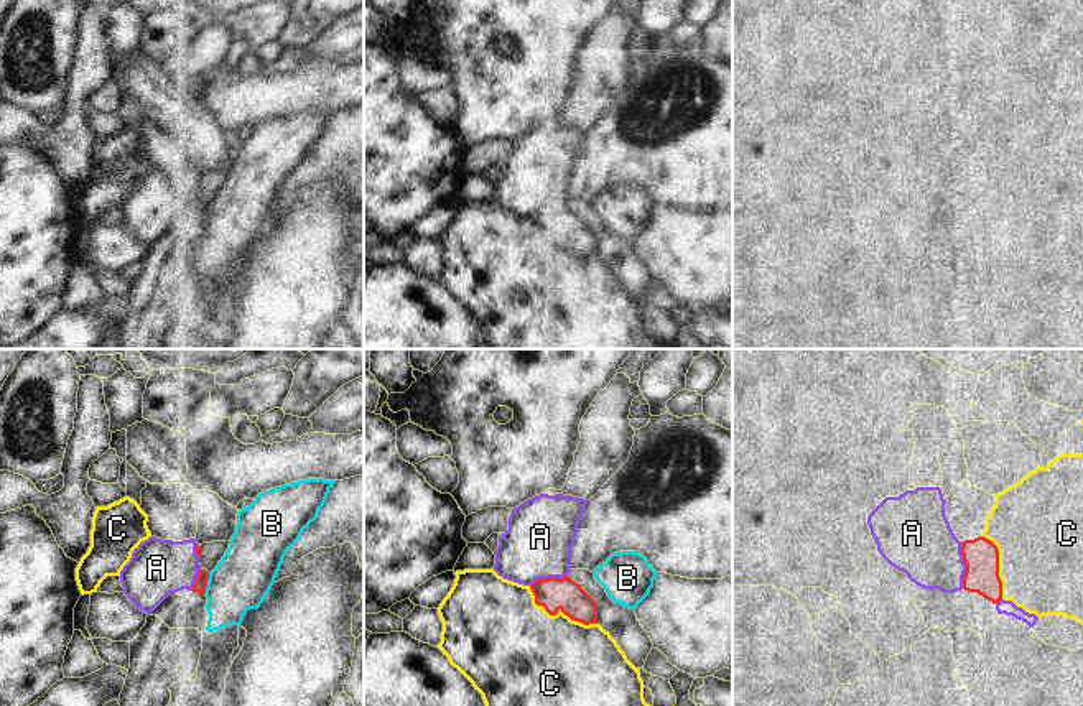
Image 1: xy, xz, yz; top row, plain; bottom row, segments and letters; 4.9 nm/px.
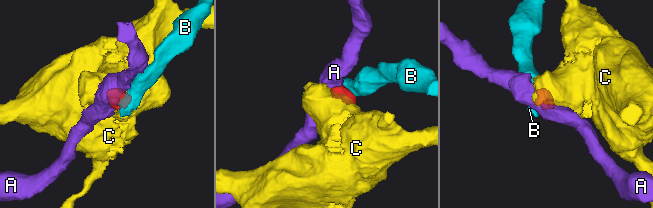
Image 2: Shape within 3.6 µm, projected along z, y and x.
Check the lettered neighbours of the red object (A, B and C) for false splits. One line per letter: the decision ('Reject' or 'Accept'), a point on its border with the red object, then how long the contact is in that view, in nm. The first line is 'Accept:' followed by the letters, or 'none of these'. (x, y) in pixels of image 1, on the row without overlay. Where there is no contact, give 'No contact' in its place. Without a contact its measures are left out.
Accept: none of these
A: Reject. Touches red at yz (965, 195). Shared border 240 nm
B: Reject. Touches red at xy (206, 214). Shared border 110 nm
C: Reject. Touches red at xz (557, 244). Shared border 380 nm

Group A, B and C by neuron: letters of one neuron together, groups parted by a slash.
A / B / C

